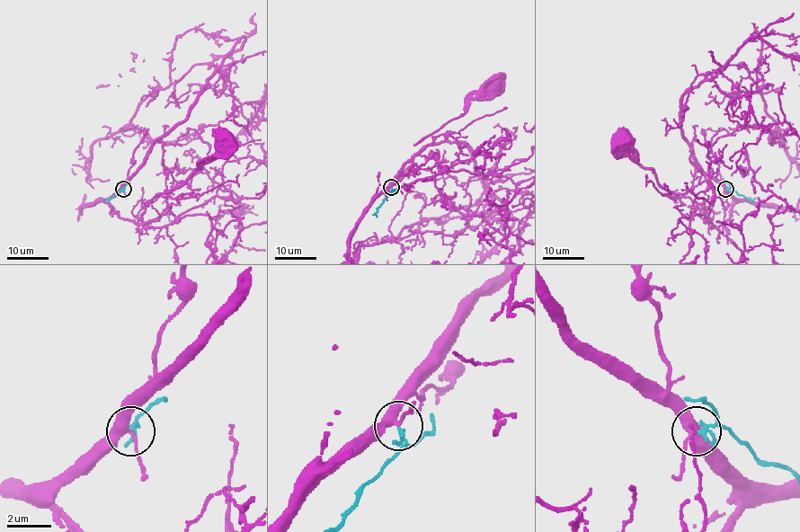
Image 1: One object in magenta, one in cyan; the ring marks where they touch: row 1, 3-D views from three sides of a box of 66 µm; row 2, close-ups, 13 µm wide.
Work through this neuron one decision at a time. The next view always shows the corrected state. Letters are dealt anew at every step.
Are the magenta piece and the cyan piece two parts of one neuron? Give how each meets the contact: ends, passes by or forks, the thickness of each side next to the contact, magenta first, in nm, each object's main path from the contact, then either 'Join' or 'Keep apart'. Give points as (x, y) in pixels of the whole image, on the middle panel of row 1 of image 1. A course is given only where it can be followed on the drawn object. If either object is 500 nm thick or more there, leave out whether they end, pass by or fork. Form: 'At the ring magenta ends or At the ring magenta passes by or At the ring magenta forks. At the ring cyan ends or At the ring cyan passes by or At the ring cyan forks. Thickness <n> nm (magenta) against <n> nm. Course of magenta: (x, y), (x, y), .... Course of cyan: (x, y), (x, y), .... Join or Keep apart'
At the ring magenta forks. At the ring cyan passes by. Thickness 320 nm (magenta) against 150 nm. Course of magenta: (391, 187), (377, 196), (437, 174), (442, 170), (437, 163), (411, 171), (412, 160), (431, 134), (496, 84). Course of cyan: (391, 187), (377, 217). Join

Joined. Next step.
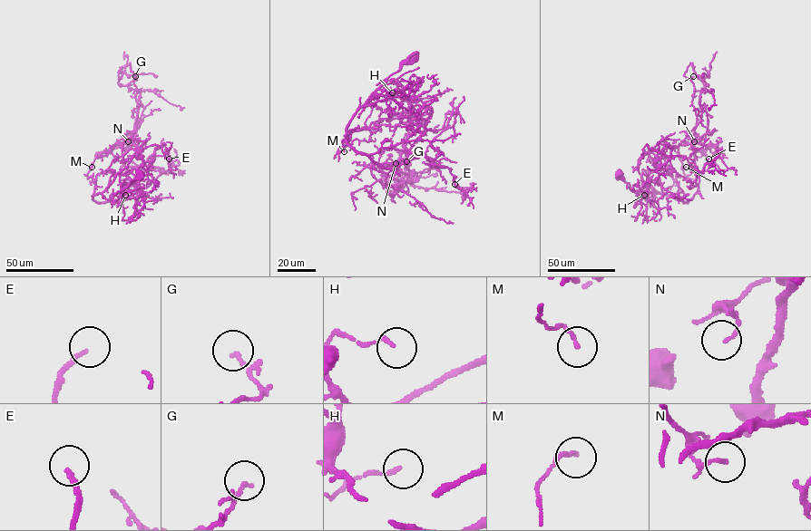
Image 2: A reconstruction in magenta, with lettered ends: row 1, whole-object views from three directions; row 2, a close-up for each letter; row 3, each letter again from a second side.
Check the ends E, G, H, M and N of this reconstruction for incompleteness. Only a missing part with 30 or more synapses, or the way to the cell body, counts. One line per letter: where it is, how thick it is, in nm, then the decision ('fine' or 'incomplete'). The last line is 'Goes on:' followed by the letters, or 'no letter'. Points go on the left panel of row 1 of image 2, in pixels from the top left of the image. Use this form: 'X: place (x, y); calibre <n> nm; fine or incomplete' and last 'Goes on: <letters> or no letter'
E: place (169, 159); calibre 160 nm; incomplete
G: place (135, 76); calibre 130 nm; fine
H: place (125, 195); calibre 130 nm; fine
M: place (92, 167); calibre 140 nm; fine
N: place (128, 141); calibre 120 nm; fine
Goes on: E

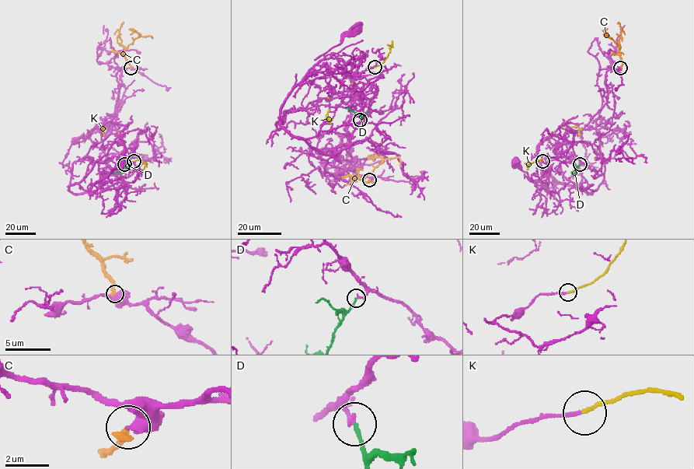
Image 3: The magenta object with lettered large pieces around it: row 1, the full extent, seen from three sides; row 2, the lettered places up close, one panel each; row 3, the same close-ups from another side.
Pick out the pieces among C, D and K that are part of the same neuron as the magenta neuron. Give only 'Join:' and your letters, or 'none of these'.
Join: D

